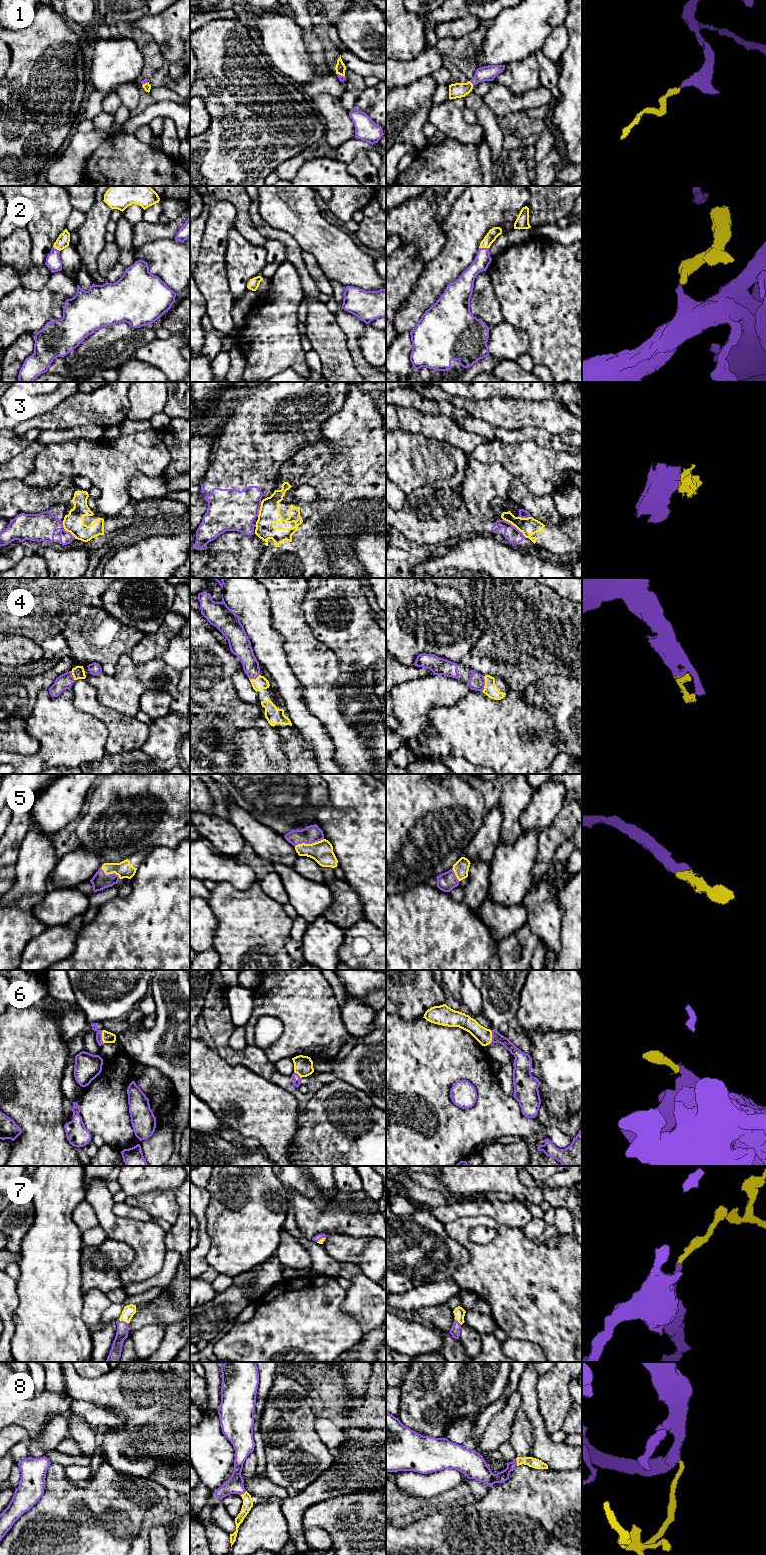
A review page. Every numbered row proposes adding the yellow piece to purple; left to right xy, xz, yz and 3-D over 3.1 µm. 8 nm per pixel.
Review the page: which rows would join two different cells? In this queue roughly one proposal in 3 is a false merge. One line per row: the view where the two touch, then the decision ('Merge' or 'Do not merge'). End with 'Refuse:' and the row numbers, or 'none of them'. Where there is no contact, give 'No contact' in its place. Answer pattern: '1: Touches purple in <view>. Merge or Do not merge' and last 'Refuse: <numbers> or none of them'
1: Touches purple in yz. Merge
2: Touches purple in yz. Merge
3: Touches purple in yz. Do not merge
4: Touches purple in yz. Merge
5: Touches purple in xz. Merge
6: Touches purple in yz. Merge
7: Touches purple in xy. Merge
8: Touches purple in yz. Merge
Refuse: 3

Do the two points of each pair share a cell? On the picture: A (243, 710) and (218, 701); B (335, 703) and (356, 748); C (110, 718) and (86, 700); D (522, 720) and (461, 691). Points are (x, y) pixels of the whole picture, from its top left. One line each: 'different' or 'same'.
A: same
B: same
C: same
D: different

